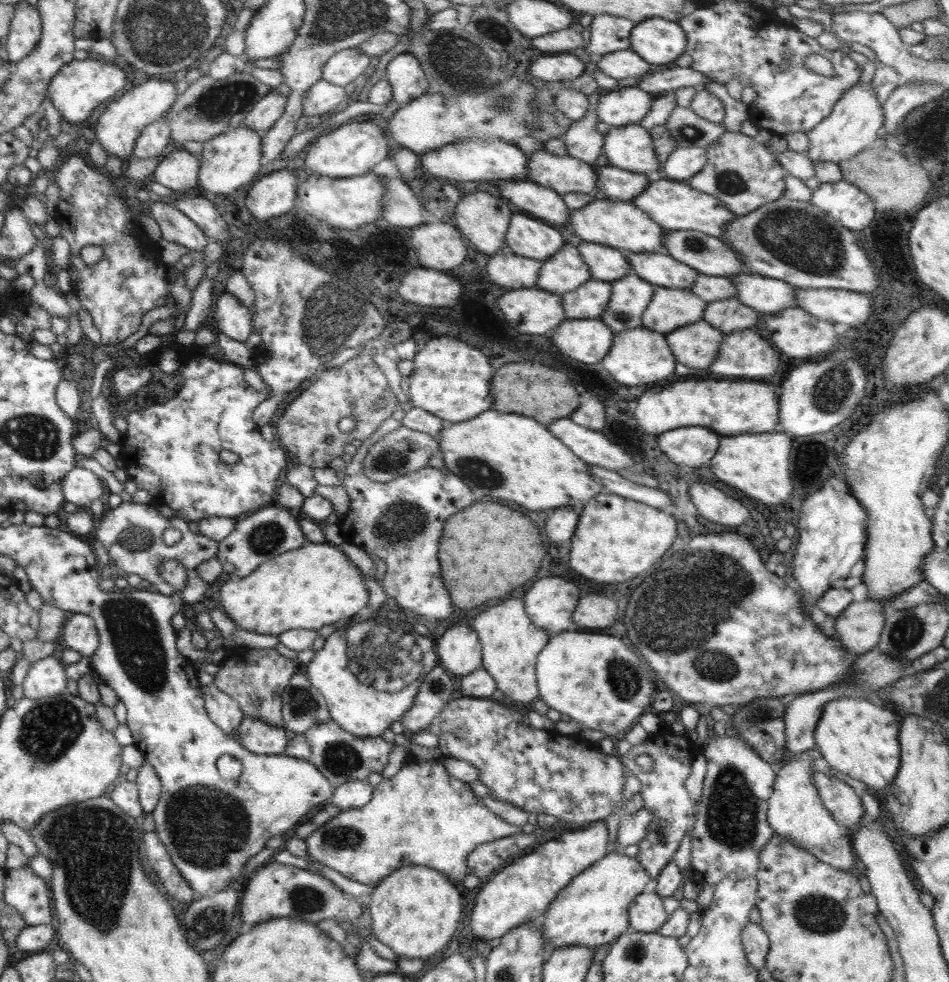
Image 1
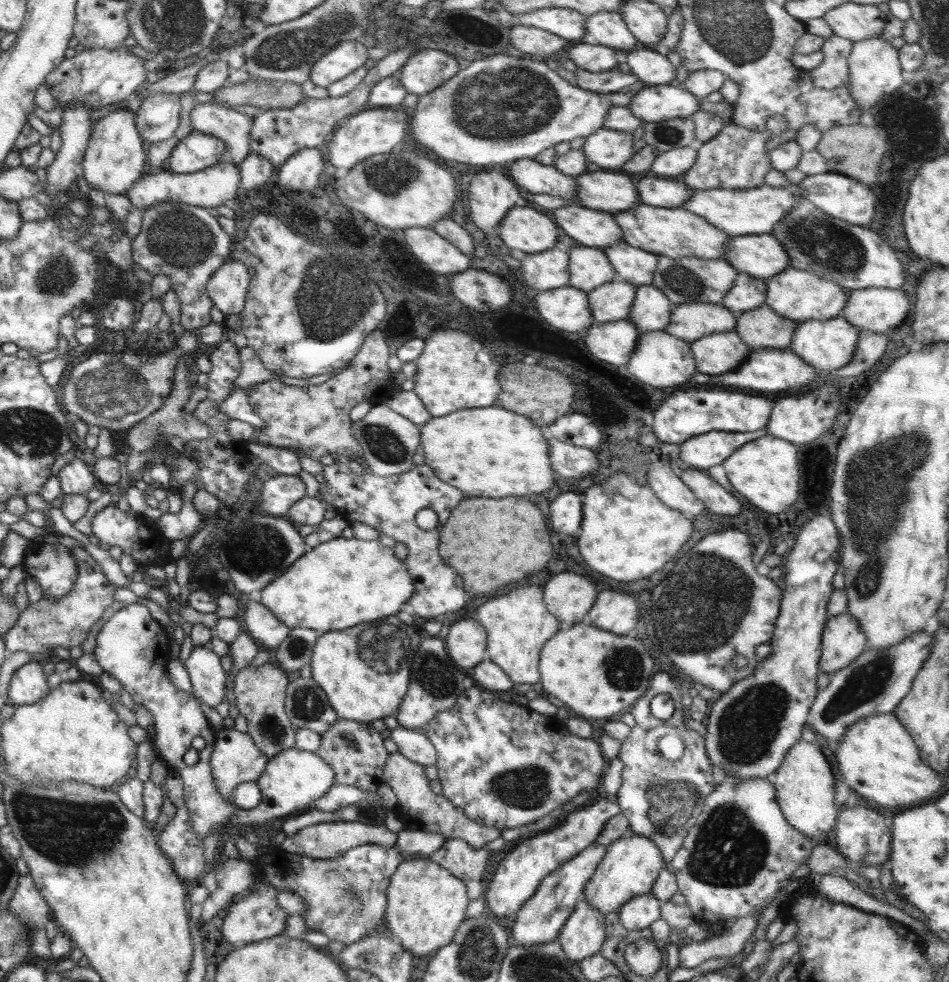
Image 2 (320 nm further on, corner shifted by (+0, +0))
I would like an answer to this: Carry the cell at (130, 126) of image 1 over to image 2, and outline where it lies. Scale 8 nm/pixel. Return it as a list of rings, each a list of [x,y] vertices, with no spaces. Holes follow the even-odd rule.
[[[128,108],[115,110],[105,118],[94,122],[93,131],[85,150],[81,184],[93,186],[110,194],[127,194],[127,190],[145,174],[147,144],[135,125],[134,114]]]

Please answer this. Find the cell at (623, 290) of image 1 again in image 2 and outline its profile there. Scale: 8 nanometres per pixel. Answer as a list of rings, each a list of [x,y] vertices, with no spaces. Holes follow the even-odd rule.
[[[654,285],[638,286],[630,308],[630,320],[640,334],[664,331],[674,309],[668,297]]]

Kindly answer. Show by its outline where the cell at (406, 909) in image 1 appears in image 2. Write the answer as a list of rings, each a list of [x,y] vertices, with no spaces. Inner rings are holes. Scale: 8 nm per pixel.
[[[407,858],[391,876],[387,888],[384,924],[399,943],[415,958],[427,959],[452,942],[466,919],[469,896],[464,881],[428,858]]]

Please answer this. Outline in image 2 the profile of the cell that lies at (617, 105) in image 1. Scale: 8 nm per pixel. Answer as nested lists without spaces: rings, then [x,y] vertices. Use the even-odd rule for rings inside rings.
[[[650,85],[640,89],[627,109],[645,123],[661,123],[669,119],[692,117],[698,110],[697,99],[682,86]]]

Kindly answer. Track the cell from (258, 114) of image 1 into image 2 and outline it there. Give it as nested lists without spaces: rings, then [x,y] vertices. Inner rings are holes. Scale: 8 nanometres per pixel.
[[[202,99],[199,104],[192,108],[190,121],[196,131],[215,136],[225,144],[226,159],[230,162],[239,165],[251,152],[249,142],[254,118],[240,114],[236,110],[210,102],[207,103]]]

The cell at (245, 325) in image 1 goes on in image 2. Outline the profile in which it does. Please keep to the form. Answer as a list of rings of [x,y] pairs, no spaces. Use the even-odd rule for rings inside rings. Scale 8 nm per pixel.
[[[224,261],[207,284],[212,305],[218,308],[224,317],[240,314],[244,310],[249,282],[248,269],[242,261]]]

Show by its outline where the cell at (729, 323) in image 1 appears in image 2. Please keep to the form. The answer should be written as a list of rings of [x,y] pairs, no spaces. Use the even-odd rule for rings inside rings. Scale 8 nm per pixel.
[[[768,306],[742,312],[736,319],[735,331],[749,348],[788,349],[797,323],[779,316]]]

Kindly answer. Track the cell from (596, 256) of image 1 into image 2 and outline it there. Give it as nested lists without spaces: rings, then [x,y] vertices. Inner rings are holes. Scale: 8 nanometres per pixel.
[[[624,240],[604,249],[604,252],[614,267],[618,280],[635,287],[652,285],[660,256],[636,248]]]

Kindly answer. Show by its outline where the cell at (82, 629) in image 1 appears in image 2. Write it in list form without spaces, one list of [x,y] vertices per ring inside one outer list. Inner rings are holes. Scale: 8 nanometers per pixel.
[[[79,546],[69,549],[77,564],[74,588],[59,601],[42,597],[20,611],[18,620],[3,638],[8,653],[16,651],[42,653],[56,646],[71,649],[73,646],[81,645],[86,640],[90,628],[115,601],[116,587],[109,582],[92,556]]]

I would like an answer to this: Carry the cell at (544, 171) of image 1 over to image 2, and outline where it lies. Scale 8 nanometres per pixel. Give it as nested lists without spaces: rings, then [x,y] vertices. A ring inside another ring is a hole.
[[[585,171],[575,178],[577,200],[586,208],[620,214],[639,205],[641,198],[634,179],[612,171]]]

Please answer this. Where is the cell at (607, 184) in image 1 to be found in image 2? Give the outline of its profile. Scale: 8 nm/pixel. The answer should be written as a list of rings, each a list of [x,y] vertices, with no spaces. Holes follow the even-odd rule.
[[[643,177],[639,180],[634,180],[634,184],[638,189],[641,202],[650,206],[662,208],[683,208],[683,204],[693,195],[693,189],[687,184],[667,180],[665,177]]]

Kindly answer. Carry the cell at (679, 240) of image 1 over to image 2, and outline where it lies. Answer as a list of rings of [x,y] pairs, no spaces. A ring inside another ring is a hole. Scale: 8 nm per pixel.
[[[772,233],[730,237],[724,260],[738,272],[763,280],[789,266],[784,245]]]

